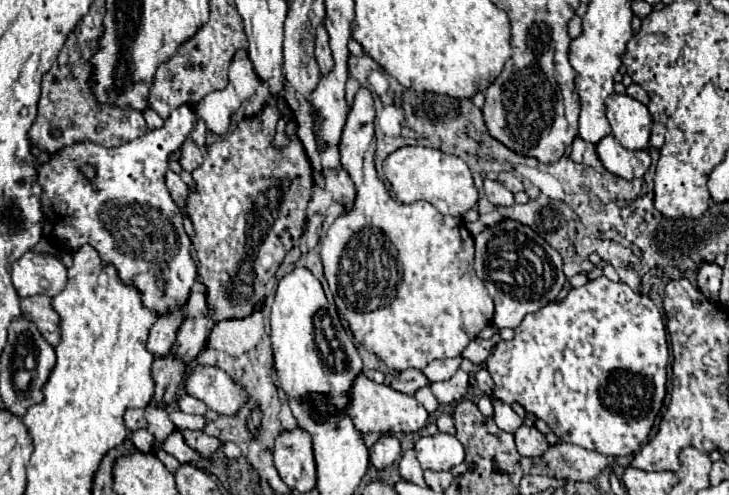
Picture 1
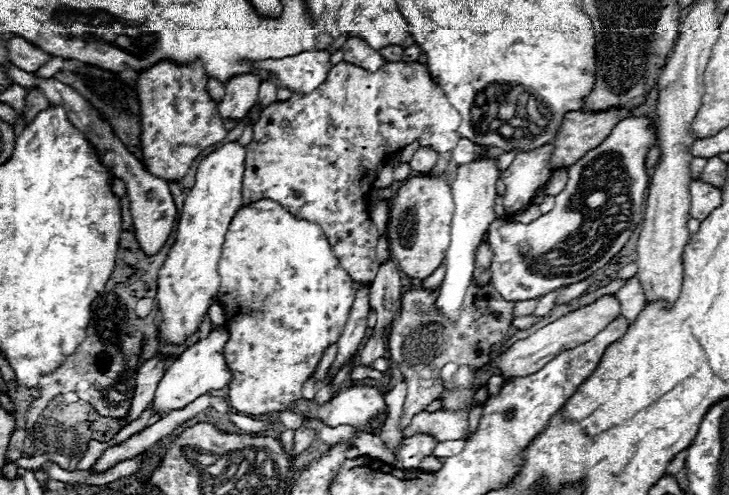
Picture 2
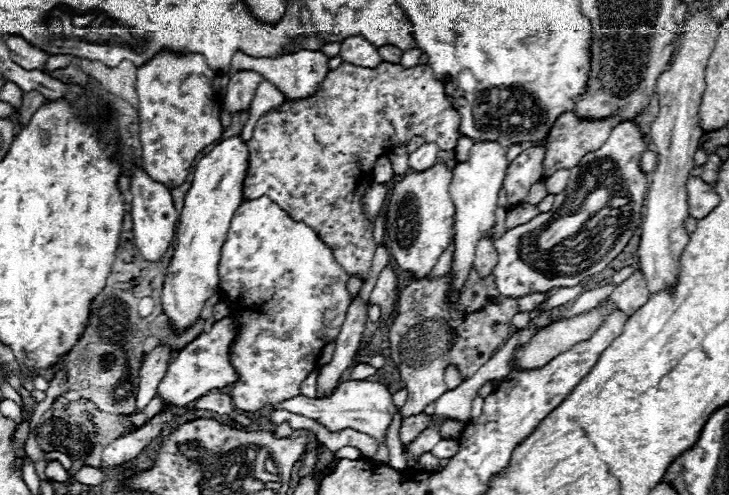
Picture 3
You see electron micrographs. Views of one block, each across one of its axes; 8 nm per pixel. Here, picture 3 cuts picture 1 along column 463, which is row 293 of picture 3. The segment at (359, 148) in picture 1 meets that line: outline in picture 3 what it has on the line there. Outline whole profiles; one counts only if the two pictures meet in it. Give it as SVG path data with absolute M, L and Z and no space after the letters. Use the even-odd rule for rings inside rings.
M266 196L256 198L256 200L244 200L240 204L240 208L236 210L236 214L232 218L232 224L230 224L230 230L228 230L228 236L226 236L226 242L222 246L222 258L220 258L218 274L220 274L222 296L230 302L230 314L238 320L238 332L236 332L236 338L234 338L234 342L230 346L230 354L228 354L232 366L238 372L238 380L232 384L232 390L230 390L232 404L238 410L244 410L244 412L260 412L260 410L266 410L266 408L274 408L276 410L280 406L280 402L296 398L300 394L300 384L316 368L318 358L322 354L322 348L338 338L340 328L344 324L344 318L346 318L346 312L348 312L348 306L352 304L352 296L348 292L348 280L350 280L350 276L340 268L340 264L336 262L332 250L320 240L320 236L308 224L292 220L288 216L288 212L284 212L276 202L272 202Z

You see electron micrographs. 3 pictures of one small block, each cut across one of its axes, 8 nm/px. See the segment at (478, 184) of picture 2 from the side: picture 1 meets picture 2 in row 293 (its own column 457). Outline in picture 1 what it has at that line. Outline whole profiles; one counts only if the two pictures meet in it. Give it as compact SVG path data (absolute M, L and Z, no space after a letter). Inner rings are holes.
M436 434L436 436L422 436L414 444L416 458L424 470L452 470L454 466L462 464L464 448L456 436L450 434Z

